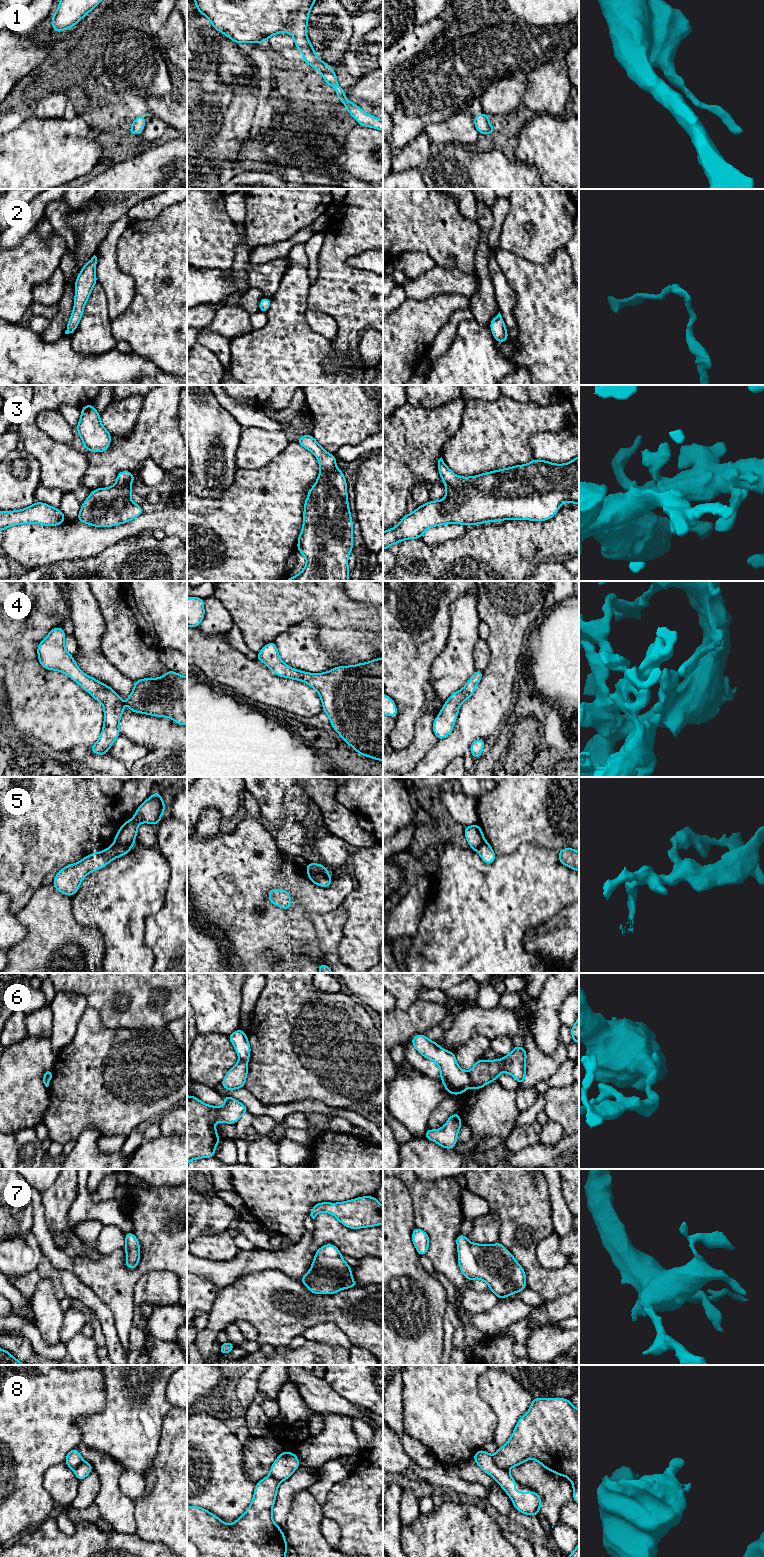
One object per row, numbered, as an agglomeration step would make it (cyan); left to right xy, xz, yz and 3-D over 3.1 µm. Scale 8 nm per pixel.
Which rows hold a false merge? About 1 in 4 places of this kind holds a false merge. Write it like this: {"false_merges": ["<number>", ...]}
{"false_merges": ["5", "6", "8"]}

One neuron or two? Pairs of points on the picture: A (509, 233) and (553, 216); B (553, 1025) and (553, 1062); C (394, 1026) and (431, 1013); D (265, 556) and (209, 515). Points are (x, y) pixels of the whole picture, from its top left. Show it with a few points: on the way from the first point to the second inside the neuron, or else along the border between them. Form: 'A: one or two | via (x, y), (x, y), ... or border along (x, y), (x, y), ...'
A: one | via (520, 222), (524, 218), (542, 218)
B: two | border along (534, 1039), (546, 1054), (557, 1049)
C: one | via (403, 1025), (410, 1023), (419, 1014), (422, 1014)
D: one | via (251, 556), (223, 529)

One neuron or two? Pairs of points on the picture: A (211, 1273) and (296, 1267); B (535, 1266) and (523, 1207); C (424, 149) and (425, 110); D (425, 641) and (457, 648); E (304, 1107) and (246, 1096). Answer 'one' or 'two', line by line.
A: one
B: one
C: one
D: two
E: one

